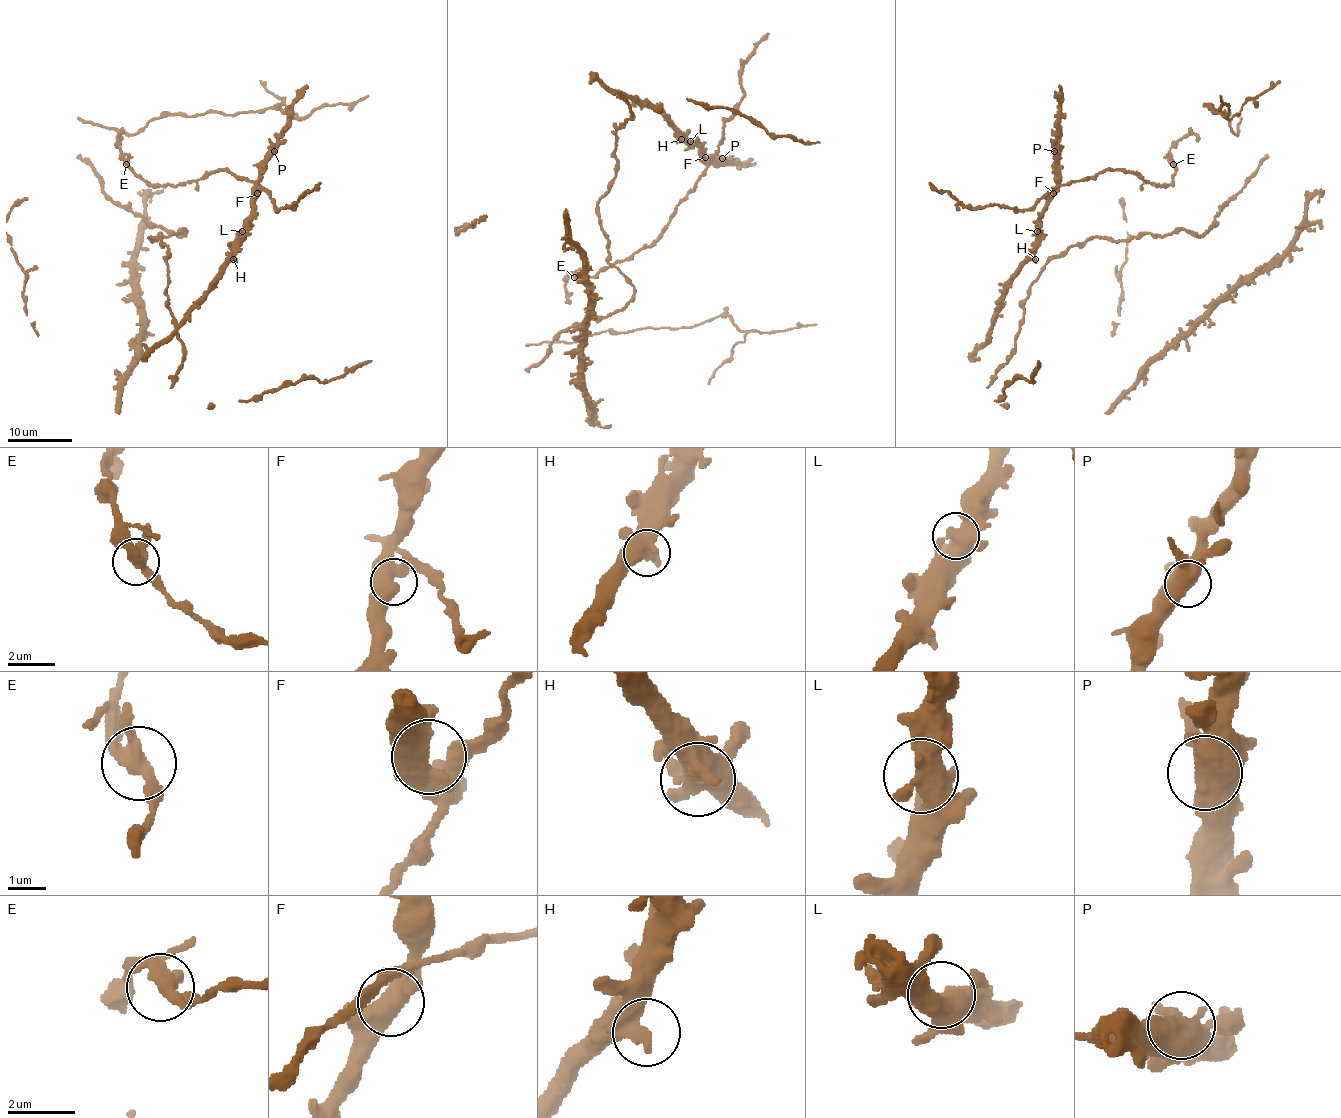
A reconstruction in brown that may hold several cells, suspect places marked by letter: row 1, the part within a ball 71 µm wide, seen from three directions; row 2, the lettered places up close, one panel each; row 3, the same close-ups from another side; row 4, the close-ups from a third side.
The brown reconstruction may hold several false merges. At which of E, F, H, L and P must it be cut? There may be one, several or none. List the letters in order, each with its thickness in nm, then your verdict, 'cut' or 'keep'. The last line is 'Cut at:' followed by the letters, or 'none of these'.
E: calibre 360 nm; keep
F: calibre 440 nm; keep
H: calibre 360 nm; keep
L: calibre 460 nm; keep
P: calibre 460 nm; keep
Cut at: none of these

